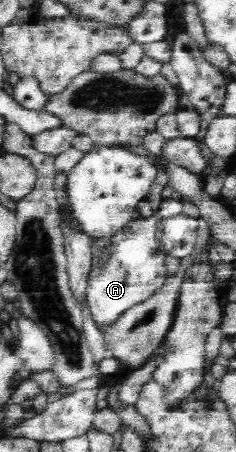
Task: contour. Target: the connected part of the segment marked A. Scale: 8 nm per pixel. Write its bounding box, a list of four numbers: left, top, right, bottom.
[87,215,168,340]

